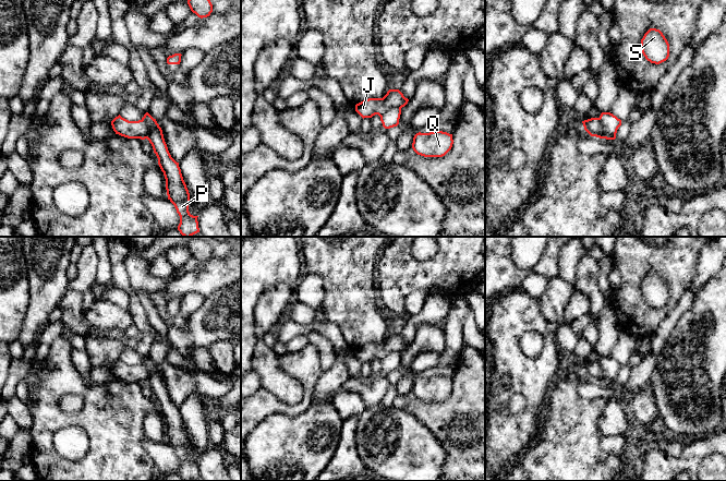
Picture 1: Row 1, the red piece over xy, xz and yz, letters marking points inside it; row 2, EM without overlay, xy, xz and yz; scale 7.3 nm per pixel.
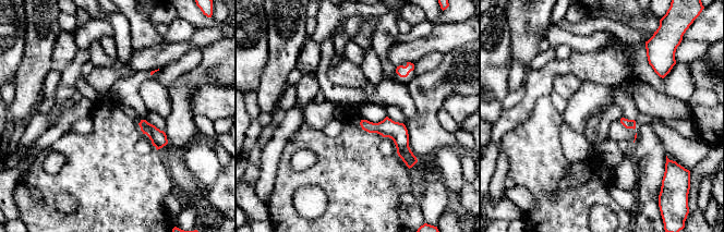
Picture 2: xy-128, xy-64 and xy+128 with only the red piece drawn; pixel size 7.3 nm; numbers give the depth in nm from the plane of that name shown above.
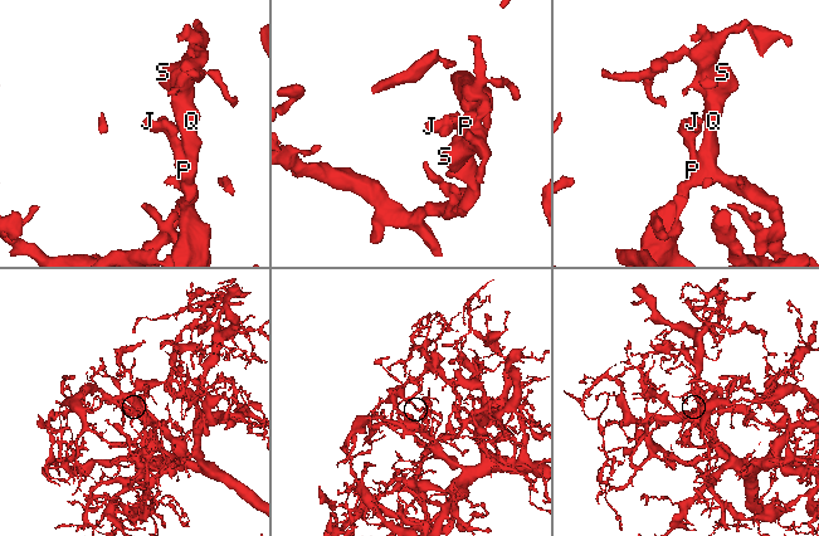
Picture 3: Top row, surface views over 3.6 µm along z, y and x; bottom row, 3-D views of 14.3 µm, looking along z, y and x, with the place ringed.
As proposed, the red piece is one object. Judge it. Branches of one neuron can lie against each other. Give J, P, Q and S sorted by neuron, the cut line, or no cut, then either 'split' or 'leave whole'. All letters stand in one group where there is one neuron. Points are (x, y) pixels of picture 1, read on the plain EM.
groups J / P Q S; cut xz (400, 351), (390, 351), (380, 361); split

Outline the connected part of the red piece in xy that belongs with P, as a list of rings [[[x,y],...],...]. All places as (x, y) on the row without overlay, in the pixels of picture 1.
[[[146,357],[142,364],[149,371],[146,383],[152,388],[158,402],[158,409],[164,417],[168,444],[174,449],[180,460],[178,474],[183,481],[192,481],[199,477],[198,460],[193,460],[189,456],[190,437],[183,424],[179,407],[171,401],[164,378],[157,371],[156,363]]]

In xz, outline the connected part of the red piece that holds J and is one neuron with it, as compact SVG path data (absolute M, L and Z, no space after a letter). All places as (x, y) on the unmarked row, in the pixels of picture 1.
M389 334L383 342L368 342L355 349L355 356L364 363L372 362L375 359L382 361L389 352L402 352L408 348L409 344L403 340L399 334Z

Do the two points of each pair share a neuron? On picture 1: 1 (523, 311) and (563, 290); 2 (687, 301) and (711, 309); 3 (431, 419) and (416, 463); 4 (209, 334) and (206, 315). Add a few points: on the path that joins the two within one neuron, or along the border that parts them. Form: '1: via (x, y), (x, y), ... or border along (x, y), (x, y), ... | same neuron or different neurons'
1: border along (535, 300), (539, 310), (547, 321) | different neurons
2: border along (698, 290), (693, 302), (679, 317), (677, 324) | different neurons
3: border along (407, 412), (418, 418), (430, 430), (443, 448) | different neurons
4: via (208, 329), (208, 320) | same neuron

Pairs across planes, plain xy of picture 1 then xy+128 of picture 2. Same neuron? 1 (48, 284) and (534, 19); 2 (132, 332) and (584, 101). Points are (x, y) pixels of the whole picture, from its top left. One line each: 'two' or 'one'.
1: one
2: one

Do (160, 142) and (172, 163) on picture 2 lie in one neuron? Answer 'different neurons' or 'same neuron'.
same neuron

